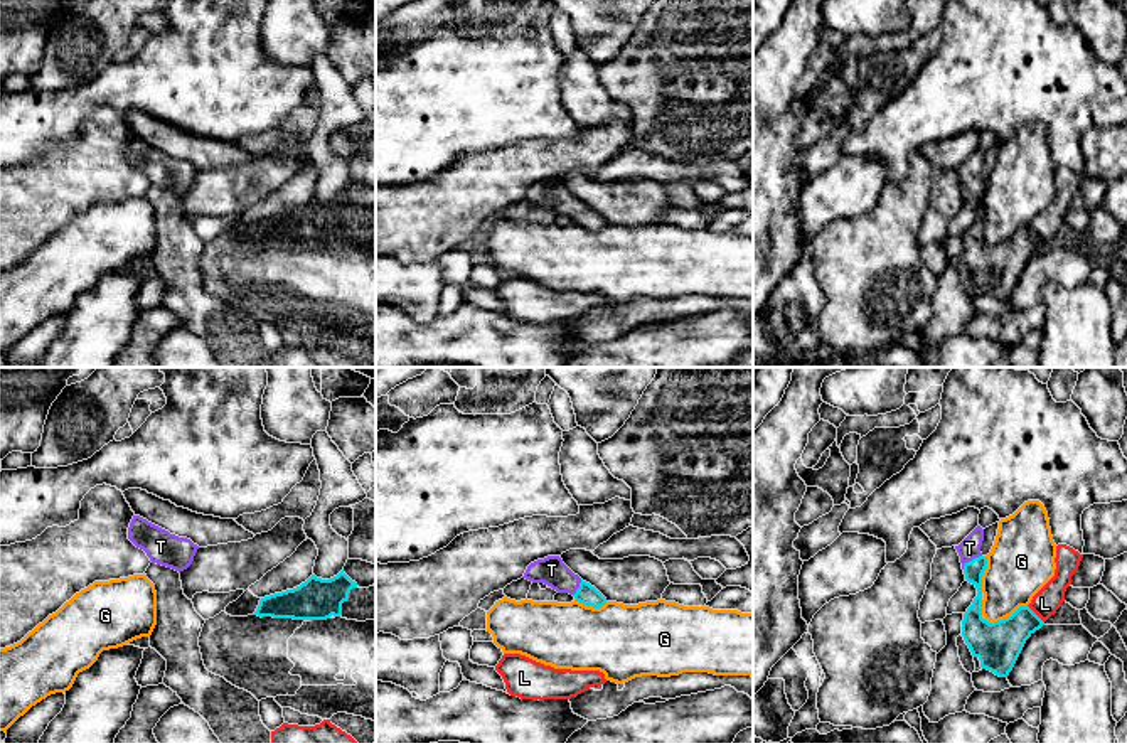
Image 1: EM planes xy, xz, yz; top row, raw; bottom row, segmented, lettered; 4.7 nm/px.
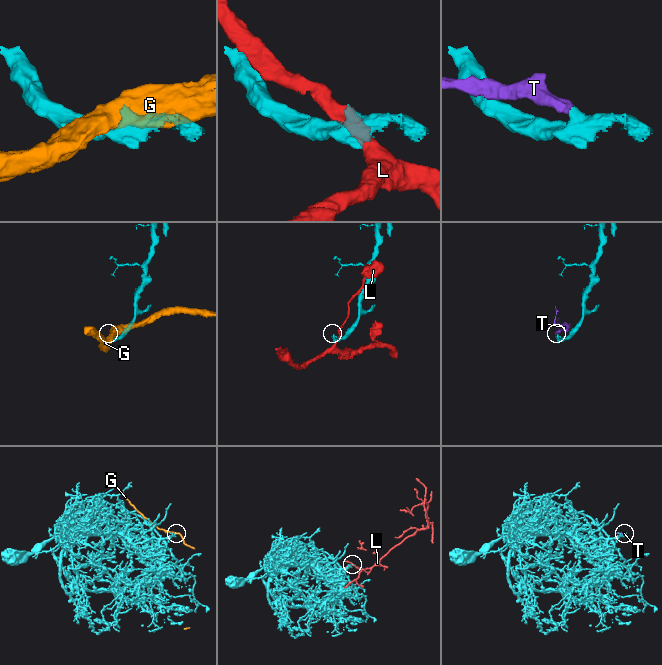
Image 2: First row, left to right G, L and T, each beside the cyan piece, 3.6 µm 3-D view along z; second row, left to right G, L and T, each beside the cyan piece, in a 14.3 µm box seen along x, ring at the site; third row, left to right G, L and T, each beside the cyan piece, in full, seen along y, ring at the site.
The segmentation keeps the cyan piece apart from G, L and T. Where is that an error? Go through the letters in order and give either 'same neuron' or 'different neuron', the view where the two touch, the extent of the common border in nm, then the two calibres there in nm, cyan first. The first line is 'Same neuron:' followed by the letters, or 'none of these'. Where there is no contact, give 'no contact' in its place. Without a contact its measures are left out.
Same neuron: T
G: different neuron | yz | 220 nm | 220/300 nm
L: different neuron | yz | 120 nm | 220/130 nm
T: same neuron | yz | 120 nm | 90/100 nm

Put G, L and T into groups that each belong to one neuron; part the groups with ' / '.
G / L / T

